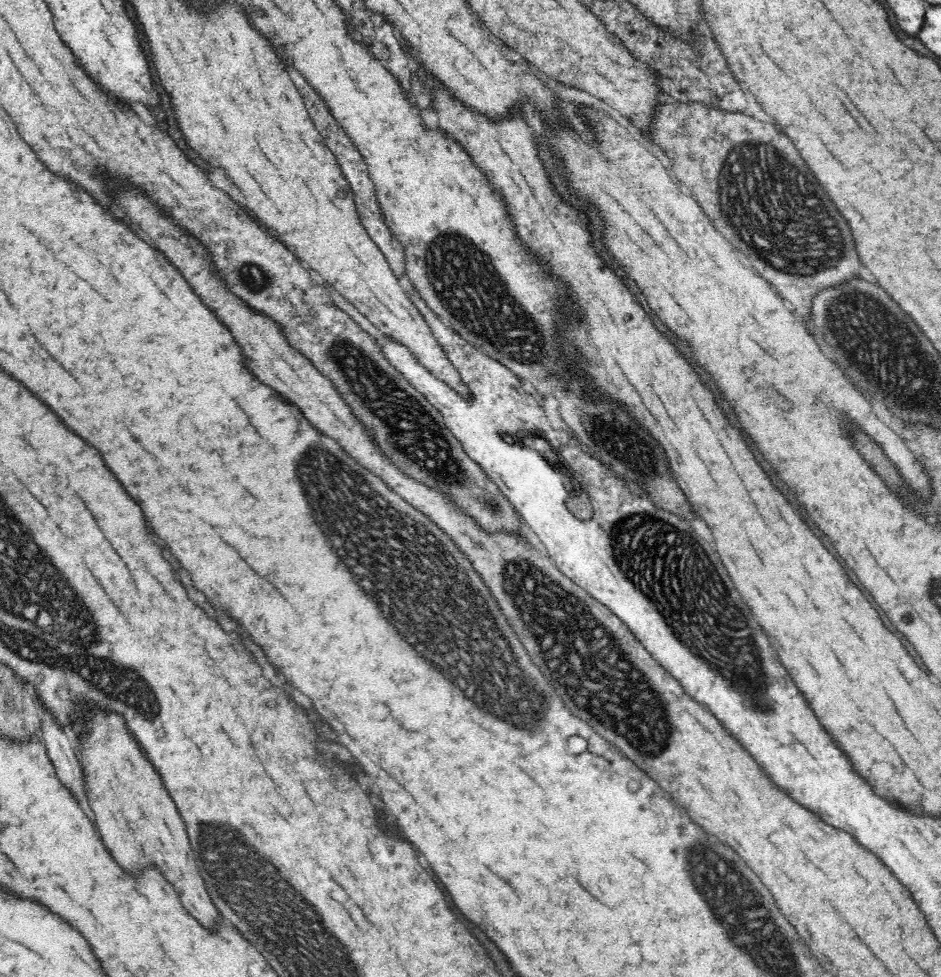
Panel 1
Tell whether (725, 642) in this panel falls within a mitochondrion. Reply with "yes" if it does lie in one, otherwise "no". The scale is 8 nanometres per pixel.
yes

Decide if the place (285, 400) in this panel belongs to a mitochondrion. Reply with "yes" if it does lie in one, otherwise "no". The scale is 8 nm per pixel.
no

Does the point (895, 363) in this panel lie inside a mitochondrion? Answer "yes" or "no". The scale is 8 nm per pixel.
yes

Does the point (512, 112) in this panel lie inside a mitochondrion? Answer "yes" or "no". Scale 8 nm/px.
no

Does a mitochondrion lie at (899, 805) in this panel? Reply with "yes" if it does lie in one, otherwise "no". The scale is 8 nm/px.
no

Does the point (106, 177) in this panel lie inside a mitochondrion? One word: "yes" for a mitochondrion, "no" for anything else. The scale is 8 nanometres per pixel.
no

